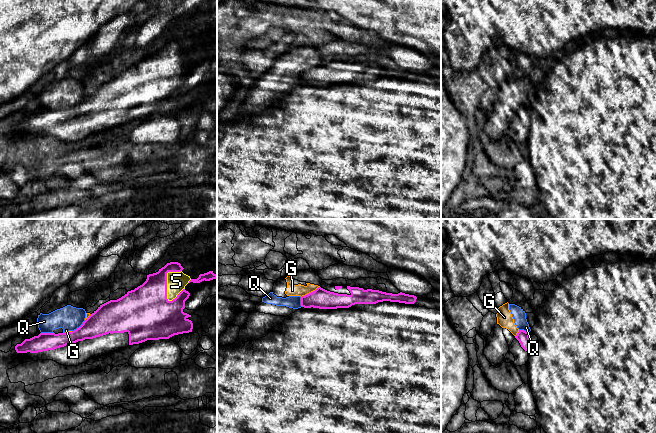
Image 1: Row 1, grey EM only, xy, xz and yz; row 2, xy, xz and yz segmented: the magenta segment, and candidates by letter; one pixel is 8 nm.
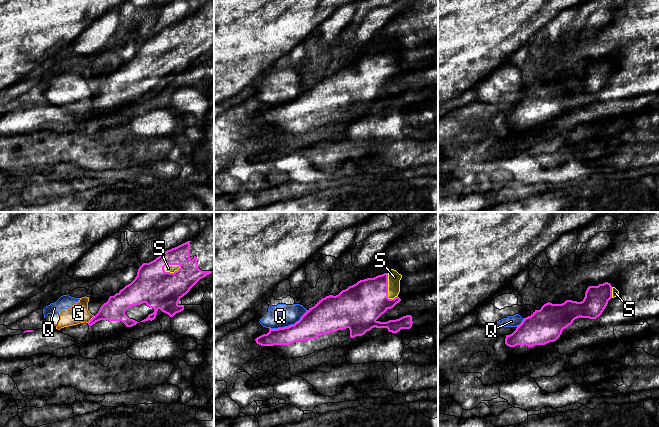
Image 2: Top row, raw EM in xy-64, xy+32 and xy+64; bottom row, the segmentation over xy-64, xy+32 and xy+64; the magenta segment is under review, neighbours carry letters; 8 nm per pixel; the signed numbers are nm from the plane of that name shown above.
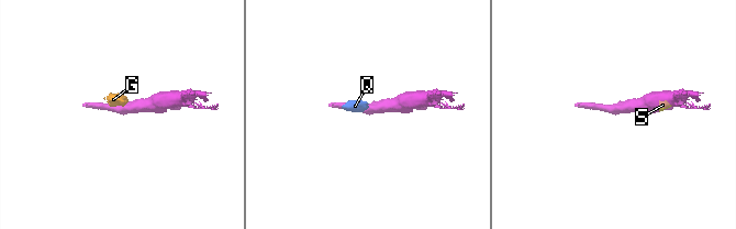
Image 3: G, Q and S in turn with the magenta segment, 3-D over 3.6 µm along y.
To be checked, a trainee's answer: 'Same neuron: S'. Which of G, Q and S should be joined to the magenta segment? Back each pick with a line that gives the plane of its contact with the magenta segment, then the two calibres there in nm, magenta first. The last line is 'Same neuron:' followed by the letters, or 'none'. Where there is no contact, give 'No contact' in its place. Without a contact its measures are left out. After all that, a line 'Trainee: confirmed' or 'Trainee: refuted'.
S: Touches magenta in xy. Thickness 320 nm (magenta) against 160 nm
Same neuron: S
Trainee: confirmed

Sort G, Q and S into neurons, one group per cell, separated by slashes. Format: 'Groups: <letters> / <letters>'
Groups: G Q / S

